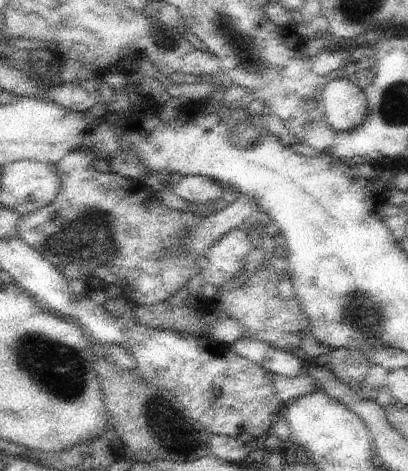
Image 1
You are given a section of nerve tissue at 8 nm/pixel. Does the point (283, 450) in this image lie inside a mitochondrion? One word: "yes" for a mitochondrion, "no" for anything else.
no

